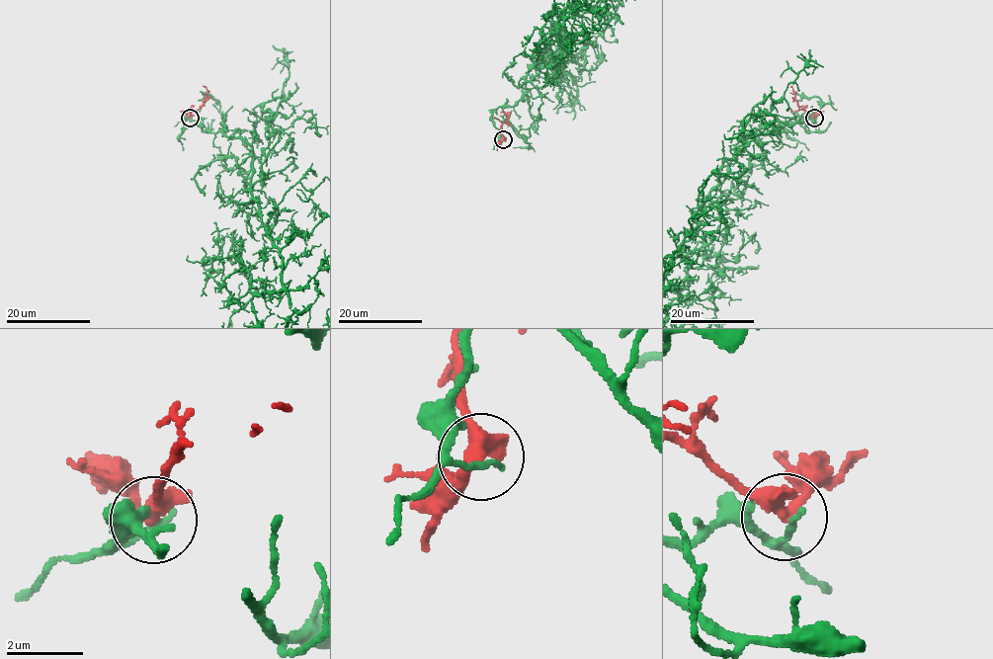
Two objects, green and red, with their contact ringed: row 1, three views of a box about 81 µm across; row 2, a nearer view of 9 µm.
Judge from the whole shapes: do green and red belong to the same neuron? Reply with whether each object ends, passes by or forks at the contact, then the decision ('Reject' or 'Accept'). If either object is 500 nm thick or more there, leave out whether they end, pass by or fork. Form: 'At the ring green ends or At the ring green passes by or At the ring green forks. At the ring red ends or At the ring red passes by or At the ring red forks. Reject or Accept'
At the ring green ends. At the ring red passes by. Reject

